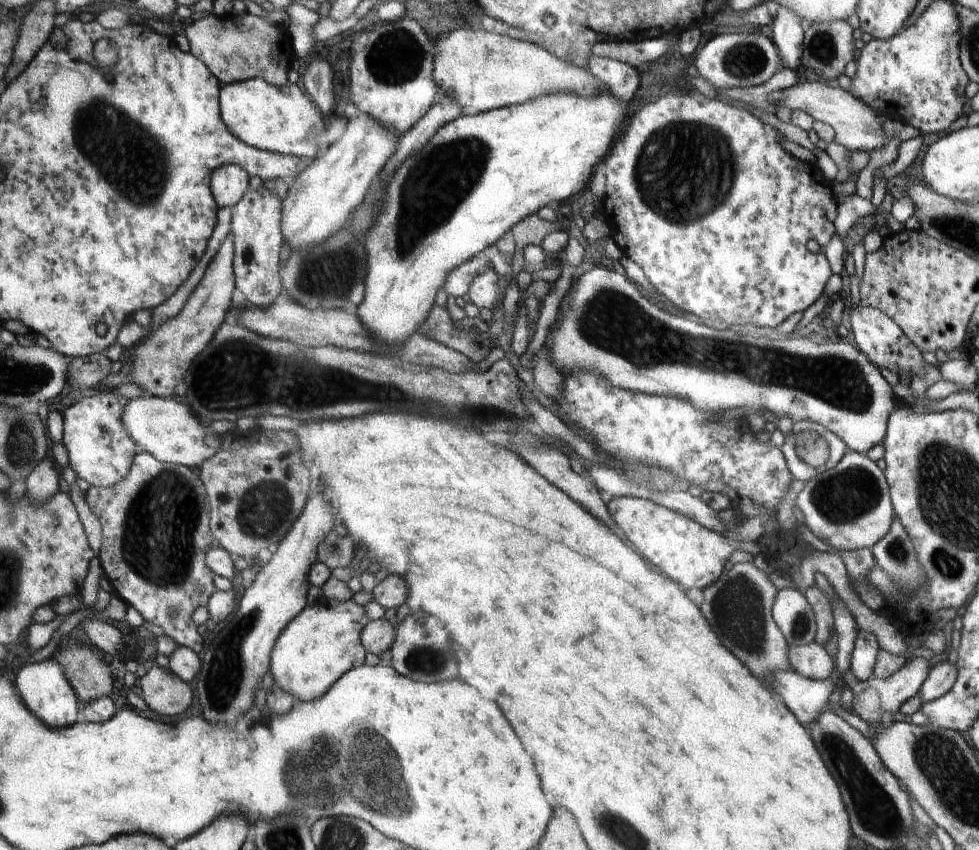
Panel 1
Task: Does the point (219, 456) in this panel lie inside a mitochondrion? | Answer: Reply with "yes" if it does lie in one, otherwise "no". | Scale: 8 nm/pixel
no

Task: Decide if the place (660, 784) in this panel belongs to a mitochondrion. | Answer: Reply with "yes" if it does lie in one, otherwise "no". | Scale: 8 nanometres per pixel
no

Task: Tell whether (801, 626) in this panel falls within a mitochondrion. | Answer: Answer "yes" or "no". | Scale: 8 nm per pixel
yes

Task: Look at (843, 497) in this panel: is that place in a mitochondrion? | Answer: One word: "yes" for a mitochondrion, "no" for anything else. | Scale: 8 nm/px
yes

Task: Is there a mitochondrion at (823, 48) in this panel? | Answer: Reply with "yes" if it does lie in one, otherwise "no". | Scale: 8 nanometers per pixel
yes

